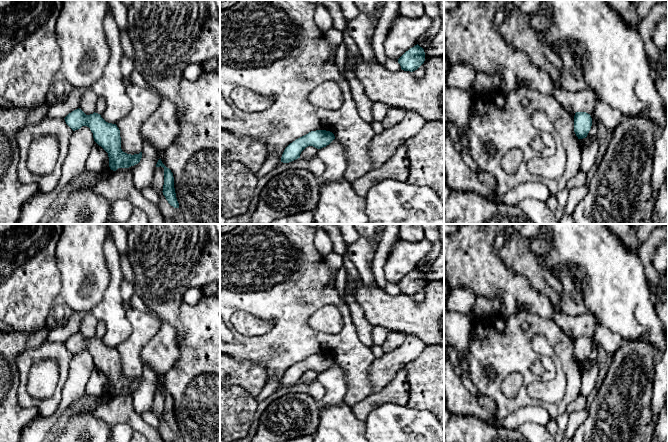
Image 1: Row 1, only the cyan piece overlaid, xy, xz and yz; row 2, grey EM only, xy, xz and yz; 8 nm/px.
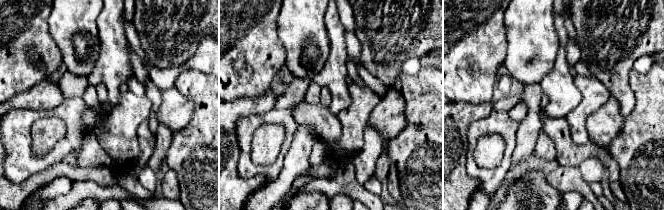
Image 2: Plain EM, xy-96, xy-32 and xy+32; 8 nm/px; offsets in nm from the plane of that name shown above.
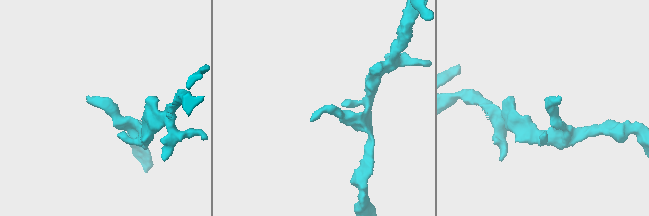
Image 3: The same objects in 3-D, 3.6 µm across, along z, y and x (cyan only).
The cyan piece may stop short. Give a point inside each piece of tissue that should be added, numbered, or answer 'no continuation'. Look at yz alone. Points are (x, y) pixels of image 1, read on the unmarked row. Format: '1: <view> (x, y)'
no continuation

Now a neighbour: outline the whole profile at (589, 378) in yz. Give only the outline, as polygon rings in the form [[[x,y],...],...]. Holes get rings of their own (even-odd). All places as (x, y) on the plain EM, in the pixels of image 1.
[[[594,361],[591,368],[582,374],[581,395],[587,397],[595,387],[599,369],[597,361]]]

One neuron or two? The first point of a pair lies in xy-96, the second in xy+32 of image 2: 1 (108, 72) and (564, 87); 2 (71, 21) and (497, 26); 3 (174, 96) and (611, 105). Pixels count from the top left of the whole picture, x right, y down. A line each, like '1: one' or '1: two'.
1: one
2: two
3: one

